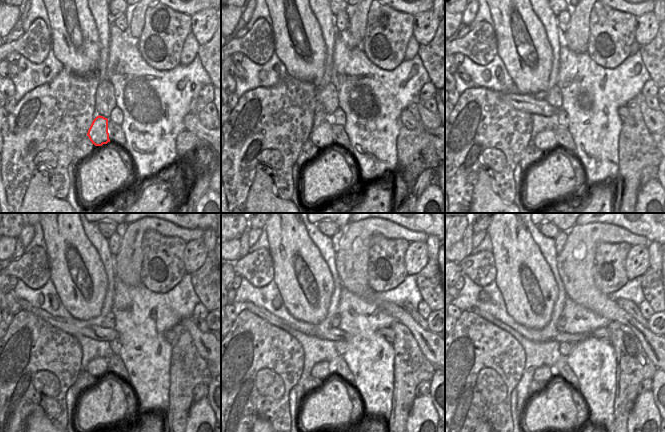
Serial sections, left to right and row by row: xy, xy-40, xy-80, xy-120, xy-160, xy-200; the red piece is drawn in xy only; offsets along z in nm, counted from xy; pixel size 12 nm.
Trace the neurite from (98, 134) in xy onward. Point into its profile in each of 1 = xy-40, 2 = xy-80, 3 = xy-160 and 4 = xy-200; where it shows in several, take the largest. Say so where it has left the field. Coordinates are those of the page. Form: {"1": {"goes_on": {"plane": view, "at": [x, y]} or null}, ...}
{"1": {"goes_on": {"plane": "xy-40", "at": [321, 136]}}, "2": {"goes_on": {"plane": "xy-80", "at": [546, 140]}}, "3": {"goes_on": {"plane": "xy-160", "at": [321, 370]}}, "4": {"goes_on": {"plane": "xy-200", "at": [543, 373]}}}

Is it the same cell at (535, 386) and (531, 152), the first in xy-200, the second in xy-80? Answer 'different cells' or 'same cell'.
same cell

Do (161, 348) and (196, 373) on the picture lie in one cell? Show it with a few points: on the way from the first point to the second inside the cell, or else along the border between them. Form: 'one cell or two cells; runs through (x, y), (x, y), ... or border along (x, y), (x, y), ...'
two cells; border along (172, 347), (169, 378)

